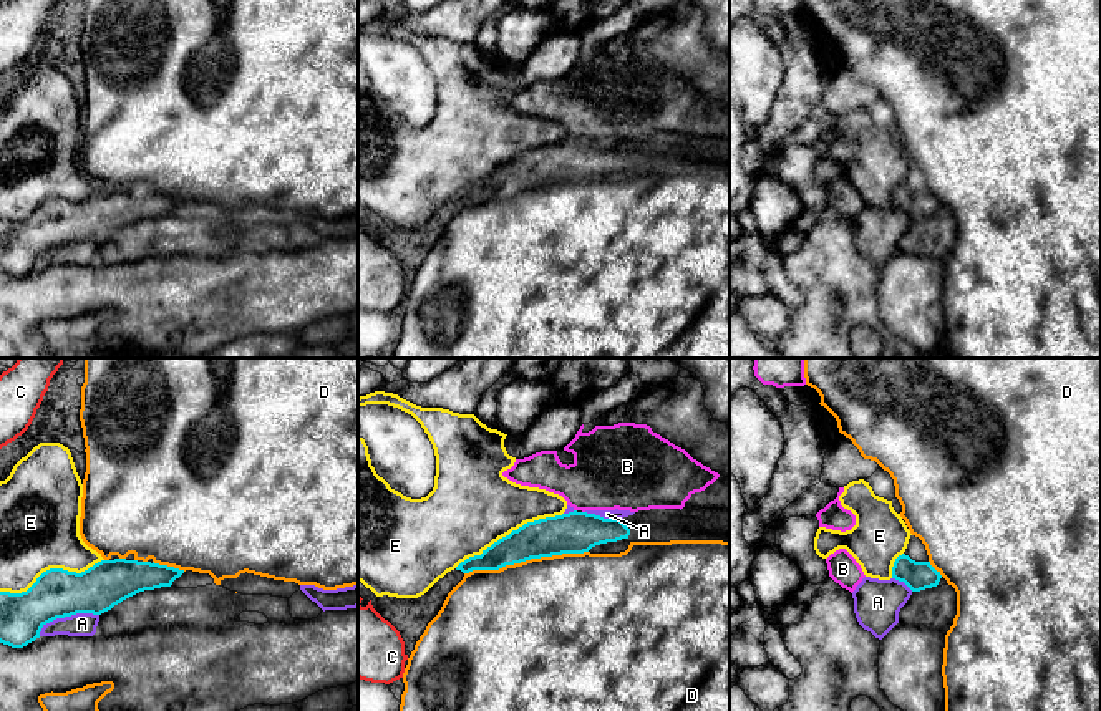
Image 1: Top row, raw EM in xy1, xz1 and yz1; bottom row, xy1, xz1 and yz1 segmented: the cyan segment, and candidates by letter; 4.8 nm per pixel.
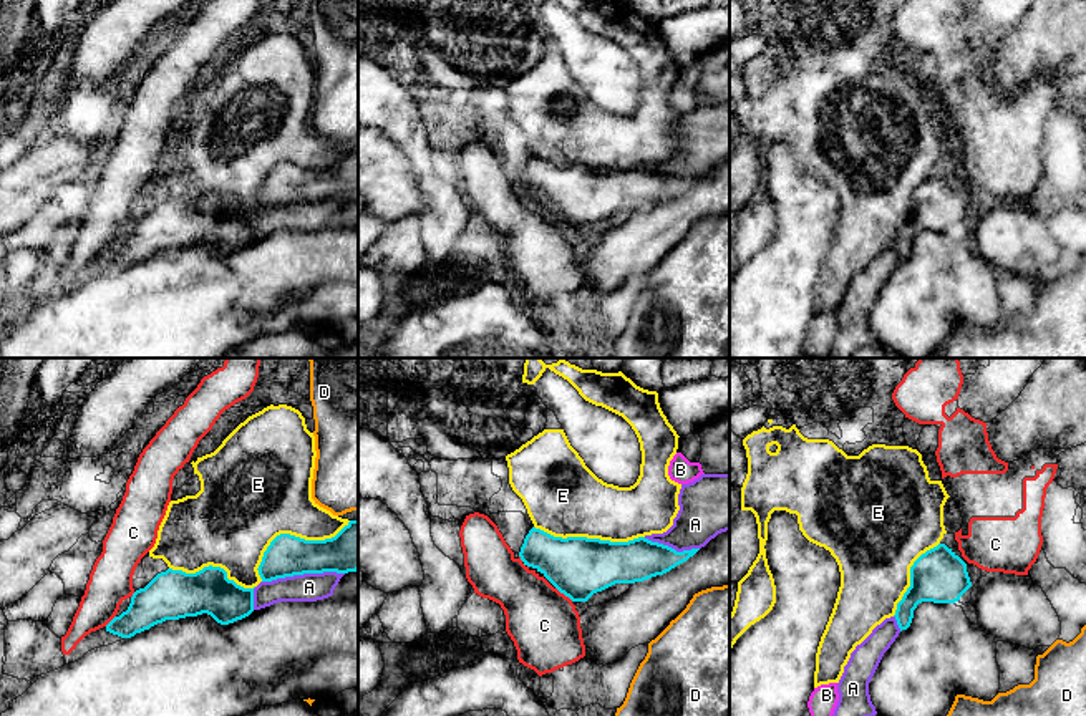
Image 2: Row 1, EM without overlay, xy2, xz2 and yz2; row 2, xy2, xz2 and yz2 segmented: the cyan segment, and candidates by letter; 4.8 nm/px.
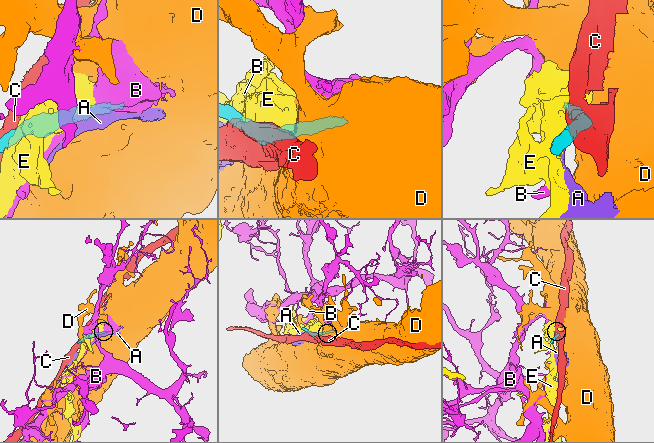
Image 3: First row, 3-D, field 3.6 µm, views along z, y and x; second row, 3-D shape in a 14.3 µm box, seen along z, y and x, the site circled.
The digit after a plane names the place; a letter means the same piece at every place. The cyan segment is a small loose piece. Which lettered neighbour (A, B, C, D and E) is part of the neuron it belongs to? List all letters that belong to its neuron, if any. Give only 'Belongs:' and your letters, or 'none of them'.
Belongs: A

